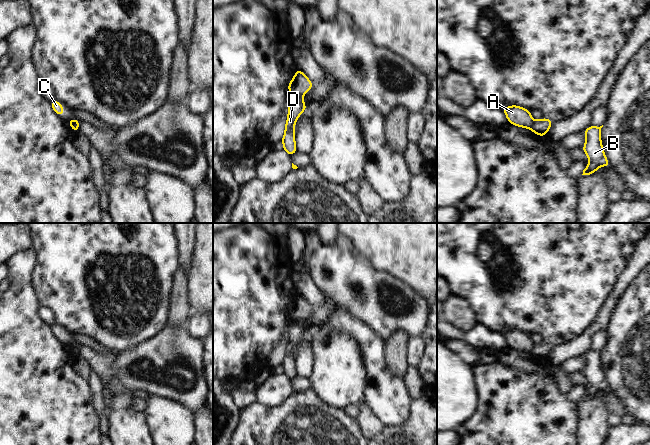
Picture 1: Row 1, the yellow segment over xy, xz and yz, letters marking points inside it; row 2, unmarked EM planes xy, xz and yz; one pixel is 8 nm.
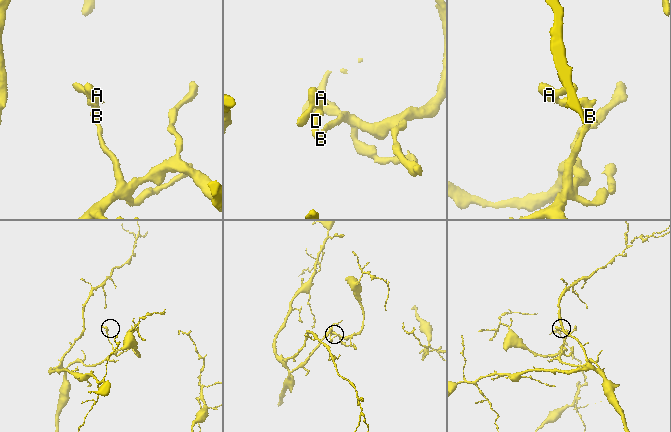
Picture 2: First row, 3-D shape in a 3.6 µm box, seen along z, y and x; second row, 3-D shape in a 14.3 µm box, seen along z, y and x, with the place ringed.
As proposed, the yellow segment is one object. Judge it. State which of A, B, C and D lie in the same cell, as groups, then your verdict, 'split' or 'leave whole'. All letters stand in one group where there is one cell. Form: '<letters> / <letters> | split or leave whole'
A C / B D | split

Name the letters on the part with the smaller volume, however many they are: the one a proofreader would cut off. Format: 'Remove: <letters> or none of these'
Remove: A, C

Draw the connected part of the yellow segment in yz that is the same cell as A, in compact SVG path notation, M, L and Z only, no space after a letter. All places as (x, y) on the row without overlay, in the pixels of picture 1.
M512 329L502 333L507 340L508 346L519 351L531 353L534 344L531 341L530 335L522 331Z

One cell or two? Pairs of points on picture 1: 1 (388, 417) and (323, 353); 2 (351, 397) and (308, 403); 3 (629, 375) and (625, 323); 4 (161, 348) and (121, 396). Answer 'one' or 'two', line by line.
1: two
2: two
3: one
4: two

